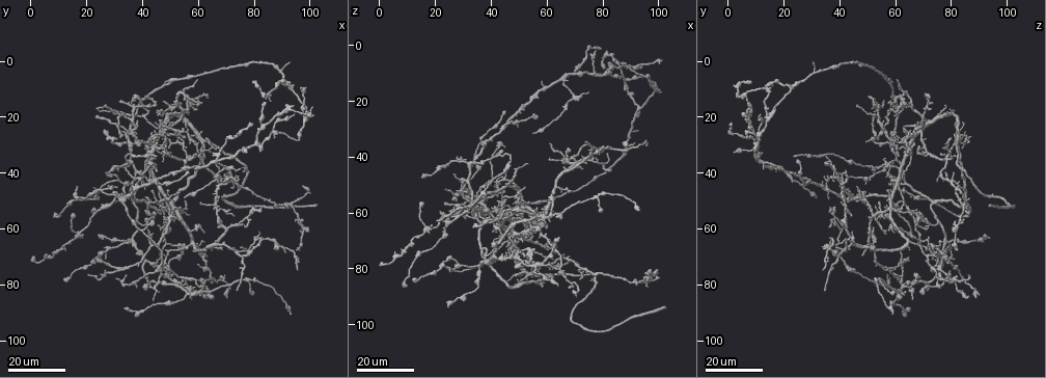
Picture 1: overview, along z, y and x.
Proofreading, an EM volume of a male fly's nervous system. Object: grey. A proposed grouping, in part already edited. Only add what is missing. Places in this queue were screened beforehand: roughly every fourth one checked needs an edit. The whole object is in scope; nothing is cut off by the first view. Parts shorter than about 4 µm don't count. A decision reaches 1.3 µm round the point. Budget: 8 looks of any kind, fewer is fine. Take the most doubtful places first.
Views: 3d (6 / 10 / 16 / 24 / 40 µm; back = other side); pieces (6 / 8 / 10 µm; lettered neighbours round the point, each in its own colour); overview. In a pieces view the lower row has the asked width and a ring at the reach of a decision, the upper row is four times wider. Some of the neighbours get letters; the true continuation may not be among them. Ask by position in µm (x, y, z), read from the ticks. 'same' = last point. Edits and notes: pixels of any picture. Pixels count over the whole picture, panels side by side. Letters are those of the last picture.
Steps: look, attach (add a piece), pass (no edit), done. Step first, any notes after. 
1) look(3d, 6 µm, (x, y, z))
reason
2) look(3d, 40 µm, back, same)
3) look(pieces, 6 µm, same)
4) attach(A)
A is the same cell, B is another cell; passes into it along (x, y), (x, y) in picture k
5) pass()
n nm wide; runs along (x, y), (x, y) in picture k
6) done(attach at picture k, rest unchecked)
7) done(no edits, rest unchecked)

look(3d, 24 µm, (77, 33, 3))
free end

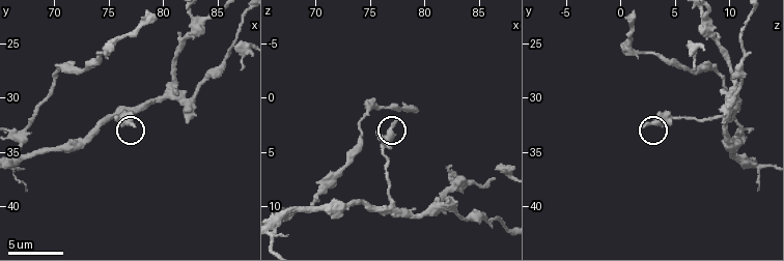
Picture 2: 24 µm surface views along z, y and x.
look(pieces, 8 µm, (77.4, 32.4, 2.0))

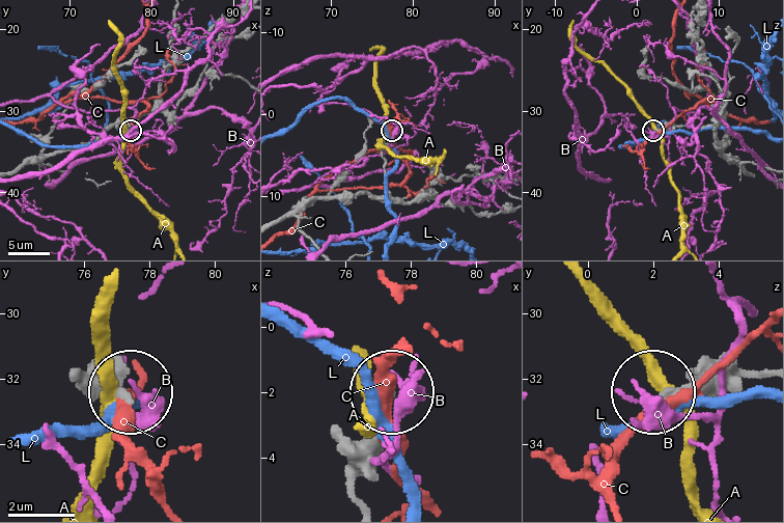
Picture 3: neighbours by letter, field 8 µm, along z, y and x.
pass()
A, B, C and L are other cells; runs along (361, 502), (355, 451), (386, 396) in picture 3; no lettered piece goes on from it

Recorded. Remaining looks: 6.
look(3d, 24 µm, (73, 81, 35))
branch stops here

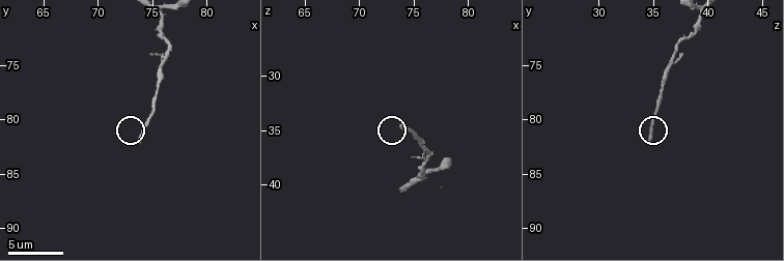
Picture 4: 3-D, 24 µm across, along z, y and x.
look(pieces, 10 µm, (74.0, 81.8, 34.8))

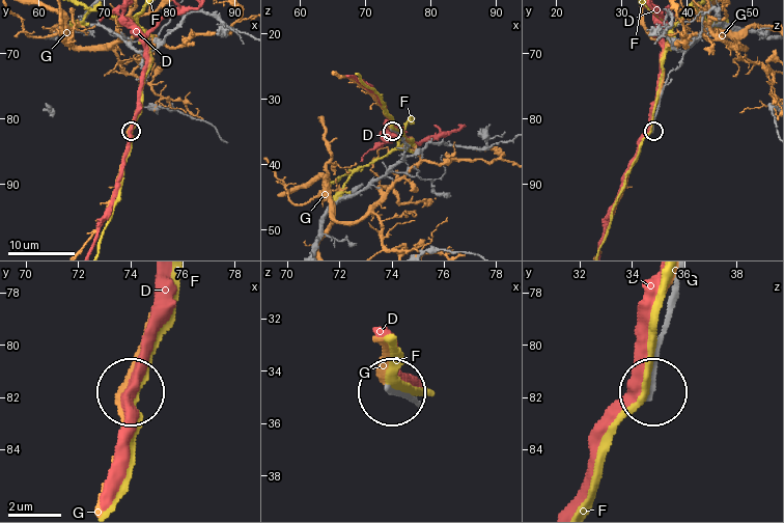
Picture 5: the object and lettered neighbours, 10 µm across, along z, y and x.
pass()
210 nm wide; D, F and G are other cells; runs along (678, 278), (653, 364), (653, 389) in picture 5; none of them fits

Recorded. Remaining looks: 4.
look(3d, 16 µm, (79, 83, 59))
stops while still wide

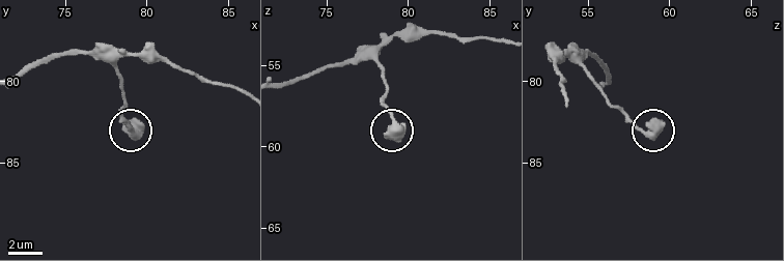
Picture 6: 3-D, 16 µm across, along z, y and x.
look(pieces, 6 µm, (79.4, 82.7, 59.4))

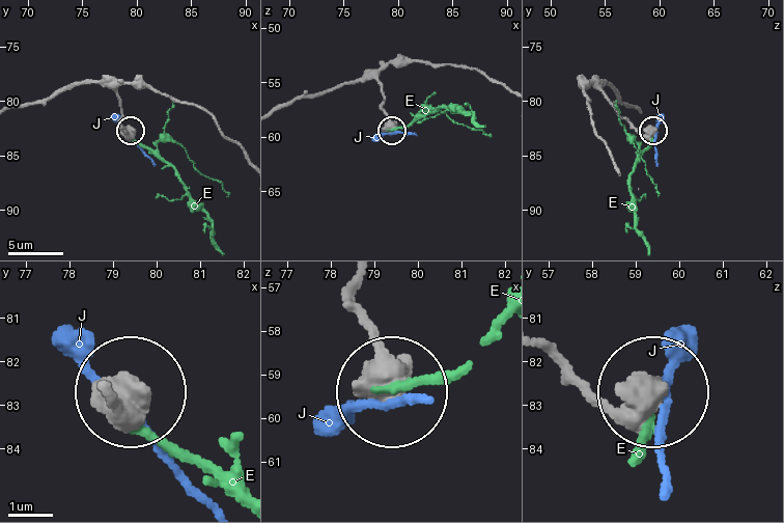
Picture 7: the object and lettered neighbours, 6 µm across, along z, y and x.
pass()
E and J are other cells; runs along (280, 109), (305, 97), (371, 80), (380, 85), (390, 130) in picture 7; none of them fits

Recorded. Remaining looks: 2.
look(3d, 24 µm, (51, 58, 71))
free end

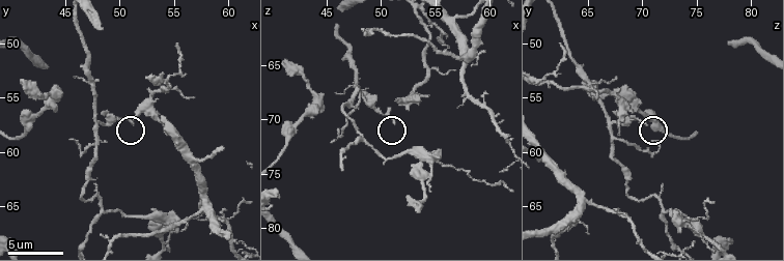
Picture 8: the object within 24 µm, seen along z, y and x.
look(pieces, 6 µm, (51.2, 57.2, 70.2))

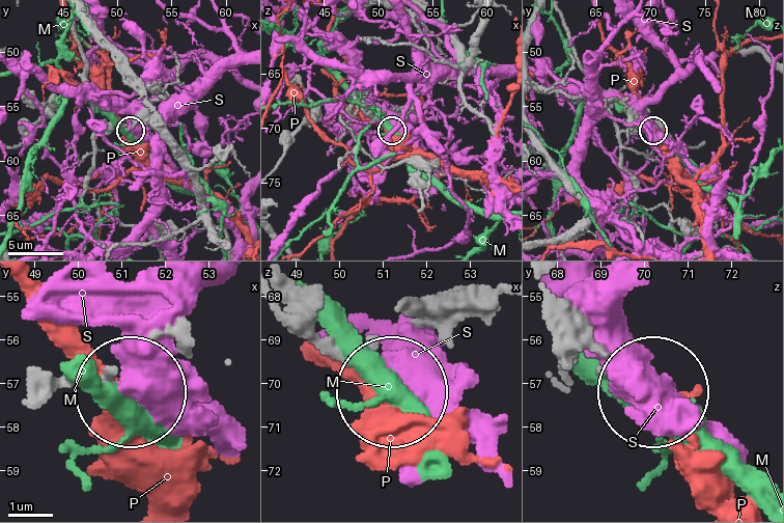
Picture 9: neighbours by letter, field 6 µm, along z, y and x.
pass()
160 nm wide; M, P and S are other cells; none of them fits

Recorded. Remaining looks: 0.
done(no edits, rest unchecked)

